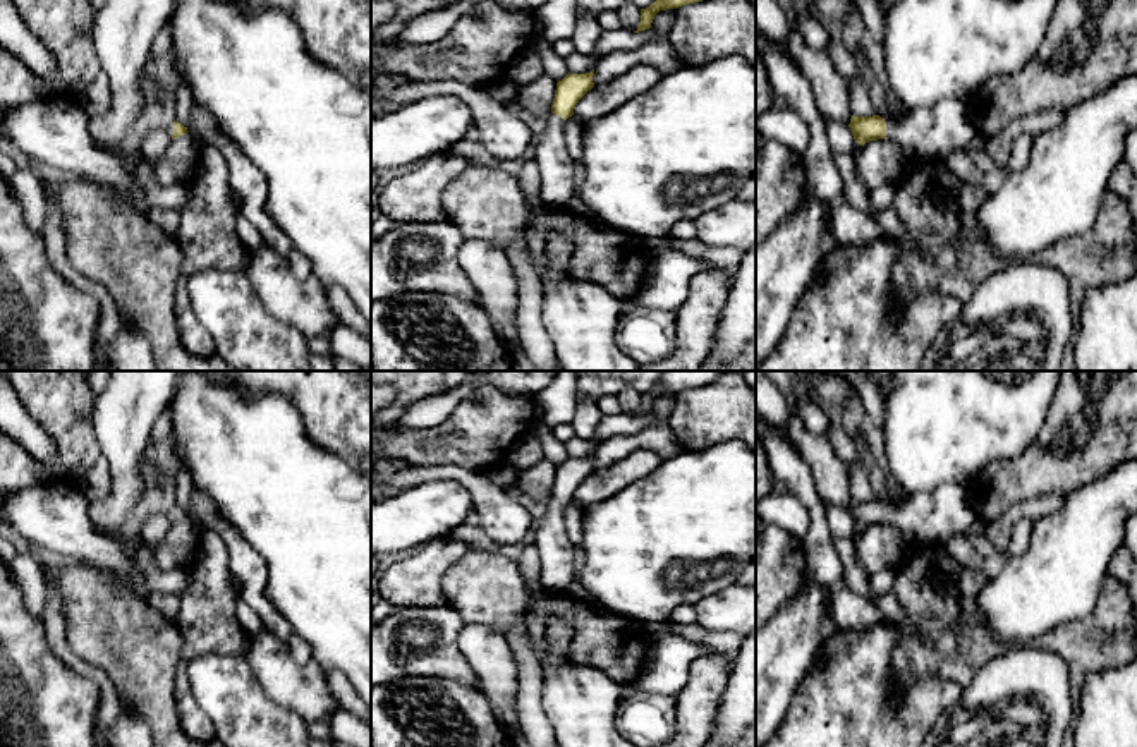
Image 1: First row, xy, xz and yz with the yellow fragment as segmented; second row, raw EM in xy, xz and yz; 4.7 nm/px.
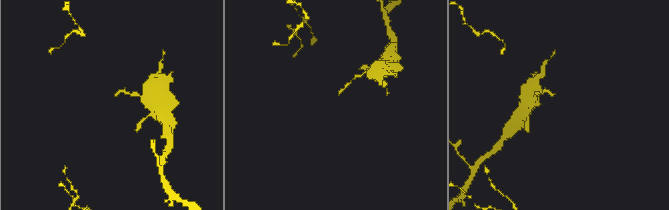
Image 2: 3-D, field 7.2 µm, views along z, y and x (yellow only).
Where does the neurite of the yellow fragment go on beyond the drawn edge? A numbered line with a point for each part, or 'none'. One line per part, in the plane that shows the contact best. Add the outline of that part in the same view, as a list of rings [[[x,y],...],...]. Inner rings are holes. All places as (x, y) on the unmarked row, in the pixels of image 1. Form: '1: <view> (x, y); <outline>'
1: yz (935, 517); [[[952,483],[910,495],[898,508],[886,507],[886,524],[895,525],[909,546],[945,546],[957,534],[970,539],[974,522],[967,489]]]

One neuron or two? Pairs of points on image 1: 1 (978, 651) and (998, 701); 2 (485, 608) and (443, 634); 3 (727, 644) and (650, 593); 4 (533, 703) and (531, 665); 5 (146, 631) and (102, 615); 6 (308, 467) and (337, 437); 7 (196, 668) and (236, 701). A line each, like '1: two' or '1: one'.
1: two
2: two
3: two
4: one
5: one
6: two
7: one

